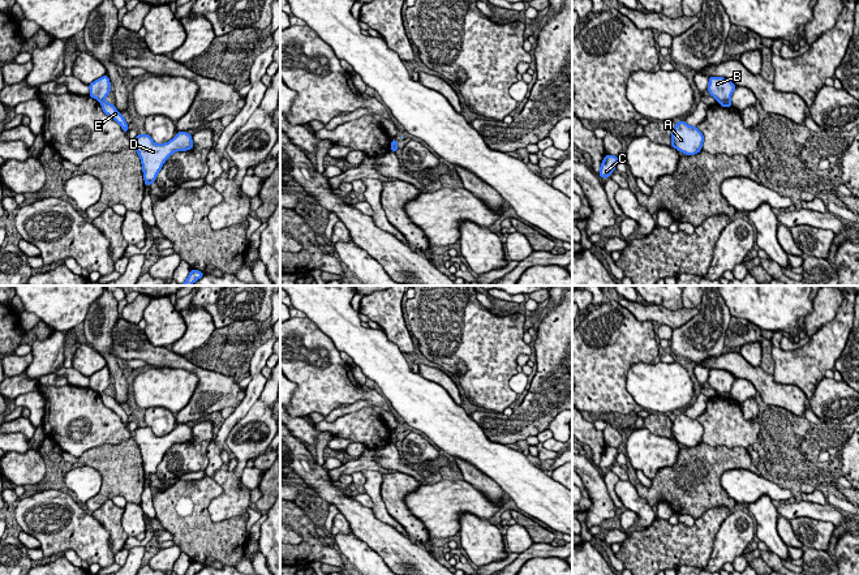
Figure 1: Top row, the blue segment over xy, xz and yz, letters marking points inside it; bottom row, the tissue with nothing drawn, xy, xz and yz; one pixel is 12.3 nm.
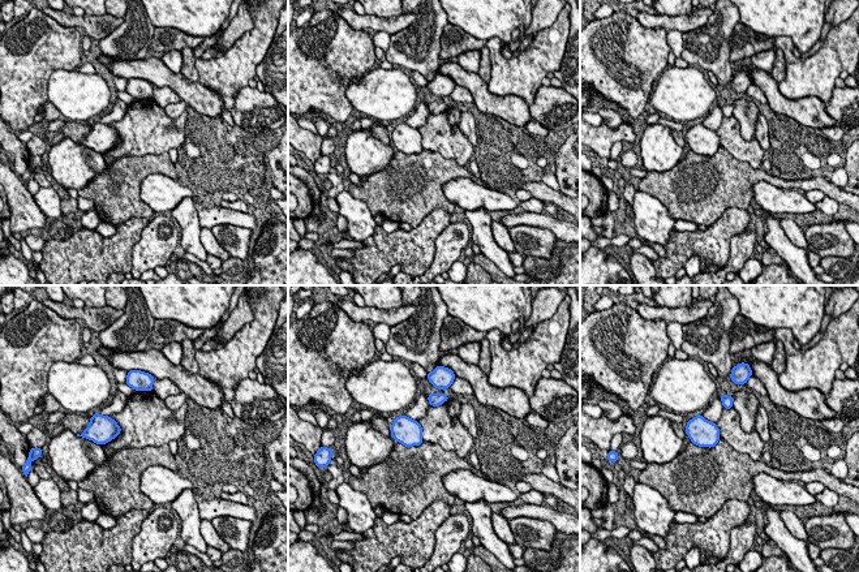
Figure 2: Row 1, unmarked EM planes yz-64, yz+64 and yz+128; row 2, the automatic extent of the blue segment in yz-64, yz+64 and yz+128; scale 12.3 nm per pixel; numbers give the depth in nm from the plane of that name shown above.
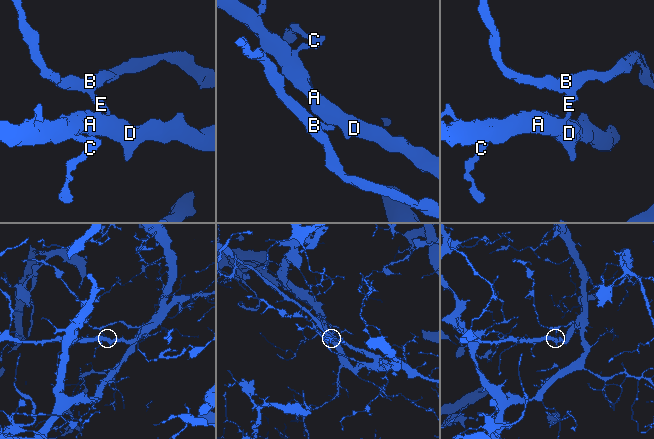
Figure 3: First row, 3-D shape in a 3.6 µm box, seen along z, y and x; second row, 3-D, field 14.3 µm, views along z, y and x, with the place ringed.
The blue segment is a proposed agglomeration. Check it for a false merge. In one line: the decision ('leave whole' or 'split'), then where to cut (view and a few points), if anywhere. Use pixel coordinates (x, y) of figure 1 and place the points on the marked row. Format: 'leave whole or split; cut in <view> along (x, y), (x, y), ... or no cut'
split; cut in xy along (103, 99), (99, 101)

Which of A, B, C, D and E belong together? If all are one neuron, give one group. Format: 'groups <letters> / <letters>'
groups A C D E / B

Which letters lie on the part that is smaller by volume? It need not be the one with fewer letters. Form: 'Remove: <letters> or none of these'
Remove: A, C, D, E

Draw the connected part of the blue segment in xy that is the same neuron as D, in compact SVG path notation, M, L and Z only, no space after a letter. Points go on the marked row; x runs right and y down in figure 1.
M177 132L171 141L162 145L155 143L149 134L138 134L133 142L142 163L145 185L151 185L156 180L164 162L173 153L193 147L192 134L186 132Z

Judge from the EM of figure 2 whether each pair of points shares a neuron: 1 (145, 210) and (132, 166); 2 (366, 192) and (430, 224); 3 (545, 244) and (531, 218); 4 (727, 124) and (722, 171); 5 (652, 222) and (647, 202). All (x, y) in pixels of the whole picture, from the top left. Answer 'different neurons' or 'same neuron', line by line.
1: same neuron
2: different neurons
3: different neurons
4: different neurons
5: same neuron

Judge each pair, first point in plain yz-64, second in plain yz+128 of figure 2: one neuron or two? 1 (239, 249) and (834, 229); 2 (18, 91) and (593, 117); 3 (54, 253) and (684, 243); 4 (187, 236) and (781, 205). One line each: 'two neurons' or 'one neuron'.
1: one neuron
2: two neurons
3: one neuron
4: two neurons

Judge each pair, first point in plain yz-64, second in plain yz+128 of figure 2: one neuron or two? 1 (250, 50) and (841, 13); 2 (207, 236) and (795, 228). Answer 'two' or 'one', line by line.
1: two
2: one

